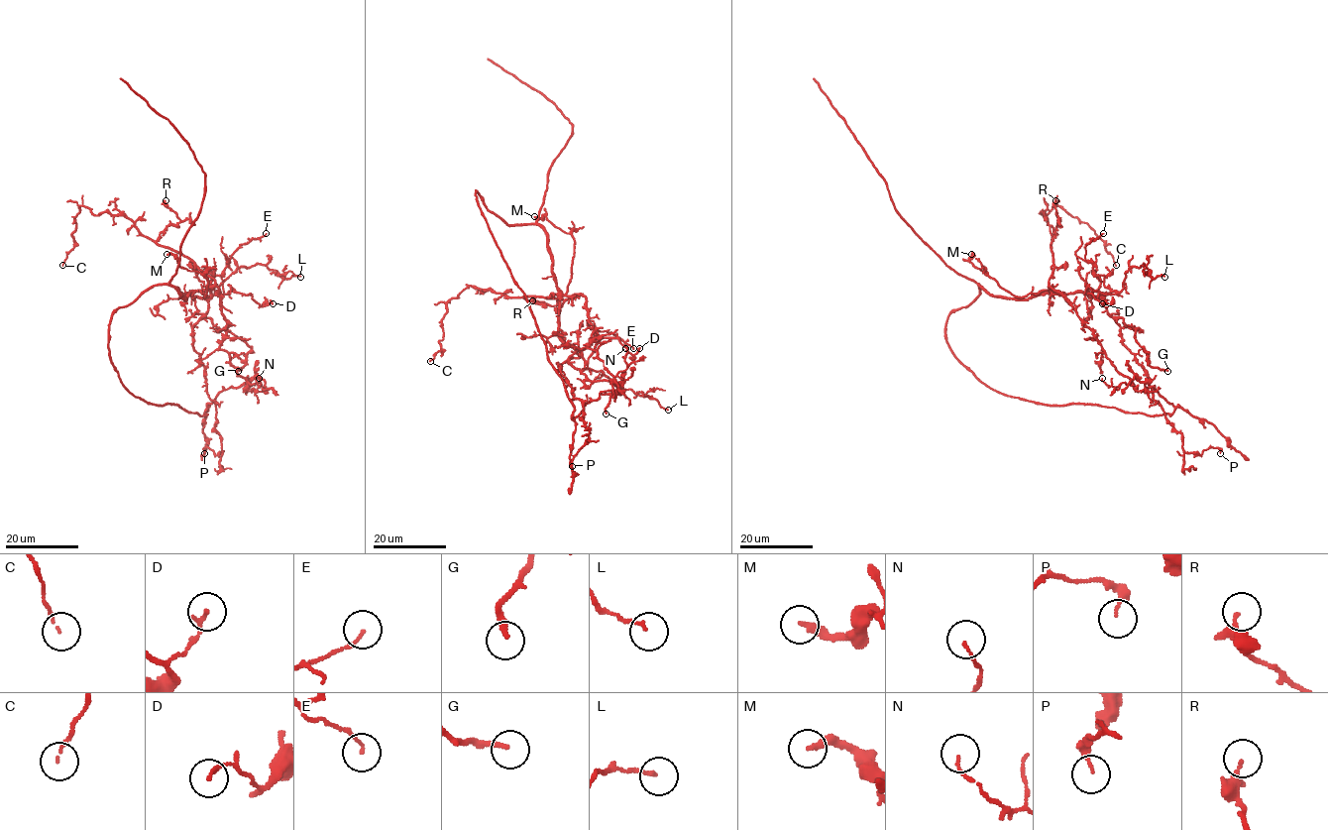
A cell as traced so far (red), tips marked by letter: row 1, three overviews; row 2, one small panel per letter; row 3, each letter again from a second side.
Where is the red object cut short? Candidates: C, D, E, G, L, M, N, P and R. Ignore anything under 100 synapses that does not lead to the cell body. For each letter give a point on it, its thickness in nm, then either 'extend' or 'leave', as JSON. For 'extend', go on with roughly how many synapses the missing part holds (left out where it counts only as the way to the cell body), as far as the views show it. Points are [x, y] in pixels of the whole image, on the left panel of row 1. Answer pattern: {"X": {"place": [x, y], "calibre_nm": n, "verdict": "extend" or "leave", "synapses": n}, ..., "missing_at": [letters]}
{"C": {"place": [62, 265], "calibre_nm": 100, "verdict": "leave"}, "D": {"place": [273, 303], "calibre_nm": 140, "verdict": "leave"}, "E": {"place": [266, 233], "calibre_nm": 90, "verdict": "leave"}, "G": {"place": [238, 371], "calibre_nm": 190, "verdict": "leave"}, "L": {"place": [300, 277], "calibre_nm": 130, "verdict": "leave"}, "M": {"place": [166, 254], "calibre_nm": 260, "verdict": "leave"}, "N": {"place": [259, 378], "calibre_nm": 90, "verdict": "leave"}, "P": {"place": [204, 453], "calibre_nm": 160, "verdict": "leave"}, "R": {"place": [166, 200], "calibre_nm": 180, "verdict": "leave"}, "missing_at": []}

